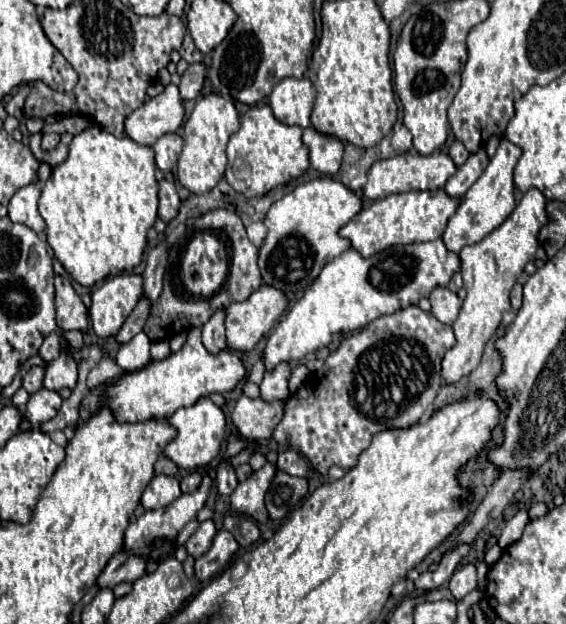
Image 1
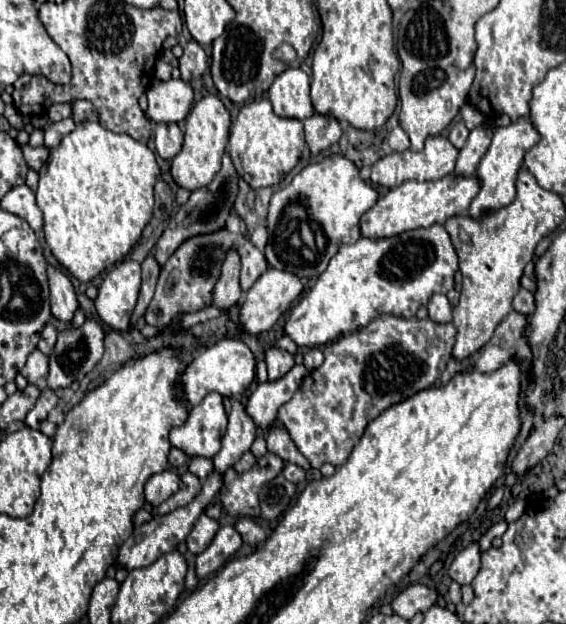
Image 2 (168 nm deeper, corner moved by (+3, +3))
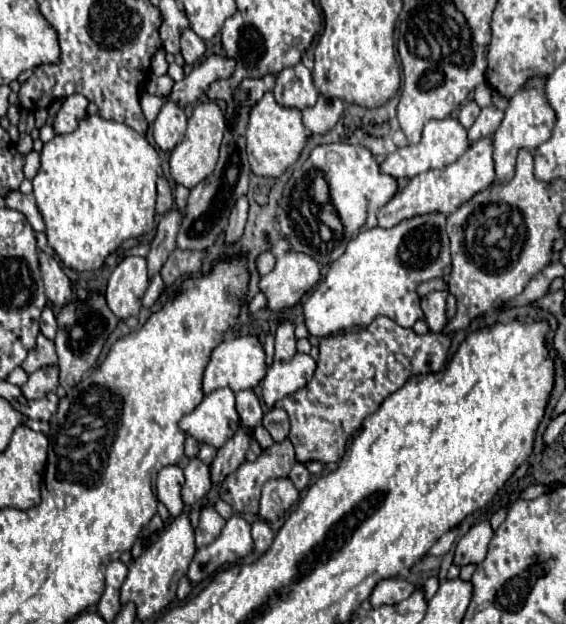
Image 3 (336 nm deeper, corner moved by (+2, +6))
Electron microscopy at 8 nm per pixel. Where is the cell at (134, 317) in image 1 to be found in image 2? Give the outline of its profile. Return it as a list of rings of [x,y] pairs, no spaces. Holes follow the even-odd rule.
[[[149,253],[149,255],[145,257],[145,261],[141,263],[141,267],[143,267],[143,285],[141,285],[139,301],[137,301],[135,311],[133,311],[133,317],[131,317],[131,323],[133,323],[133,325],[137,323],[137,319],[145,313],[147,305],[151,303],[153,291],[155,291],[155,285],[157,285],[157,277],[159,277],[159,271],[161,271],[161,267],[159,267],[157,259],[153,257],[153,253]]]

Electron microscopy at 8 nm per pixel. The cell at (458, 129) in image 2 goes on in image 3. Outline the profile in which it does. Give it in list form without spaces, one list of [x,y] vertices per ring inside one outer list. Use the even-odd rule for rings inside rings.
[[[470,100],[470,102],[466,102],[466,106],[462,106],[462,108],[460,108],[458,122],[460,122],[464,128],[470,128],[470,126],[474,124],[474,120],[478,118],[478,114],[480,114],[480,108],[476,106],[476,102],[474,102],[474,100]]]

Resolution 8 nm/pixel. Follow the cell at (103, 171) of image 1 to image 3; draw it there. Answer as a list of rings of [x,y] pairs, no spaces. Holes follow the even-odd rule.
[[[86,116],[78,128],[66,136],[54,136],[40,152],[40,170],[34,176],[36,206],[46,224],[48,244],[64,266],[90,272],[104,266],[104,260],[128,238],[138,238],[155,227],[156,180],[160,174],[160,156],[144,136],[130,126]]]

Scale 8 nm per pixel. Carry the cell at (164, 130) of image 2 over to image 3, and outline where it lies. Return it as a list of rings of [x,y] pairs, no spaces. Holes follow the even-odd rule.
[[[166,102],[154,120],[154,140],[164,150],[170,152],[178,142],[182,142],[186,132],[186,116],[184,110],[174,102]]]

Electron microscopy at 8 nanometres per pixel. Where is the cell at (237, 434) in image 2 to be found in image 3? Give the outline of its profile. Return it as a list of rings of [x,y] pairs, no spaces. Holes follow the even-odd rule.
[[[244,390],[236,394],[236,412],[240,416],[240,426],[246,428],[248,432],[252,432],[256,424],[260,424],[264,414],[258,396],[252,390]]]

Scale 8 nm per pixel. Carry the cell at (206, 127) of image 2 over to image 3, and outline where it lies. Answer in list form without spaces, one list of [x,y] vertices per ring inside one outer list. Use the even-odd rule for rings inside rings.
[[[214,100],[200,102],[192,110],[192,116],[188,118],[186,136],[172,150],[169,158],[170,176],[176,184],[182,184],[186,188],[194,188],[198,182],[206,180],[212,174],[212,170],[218,162],[218,150],[220,150],[225,130],[225,115]]]

